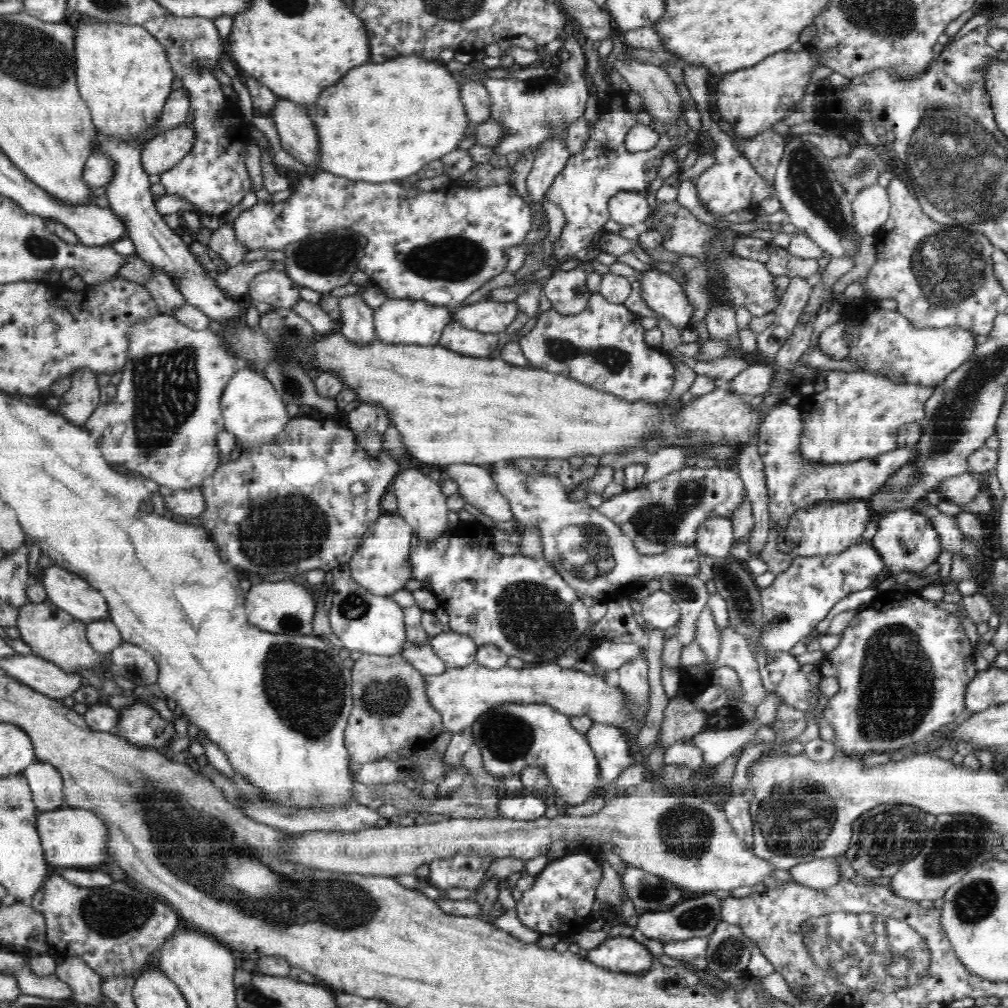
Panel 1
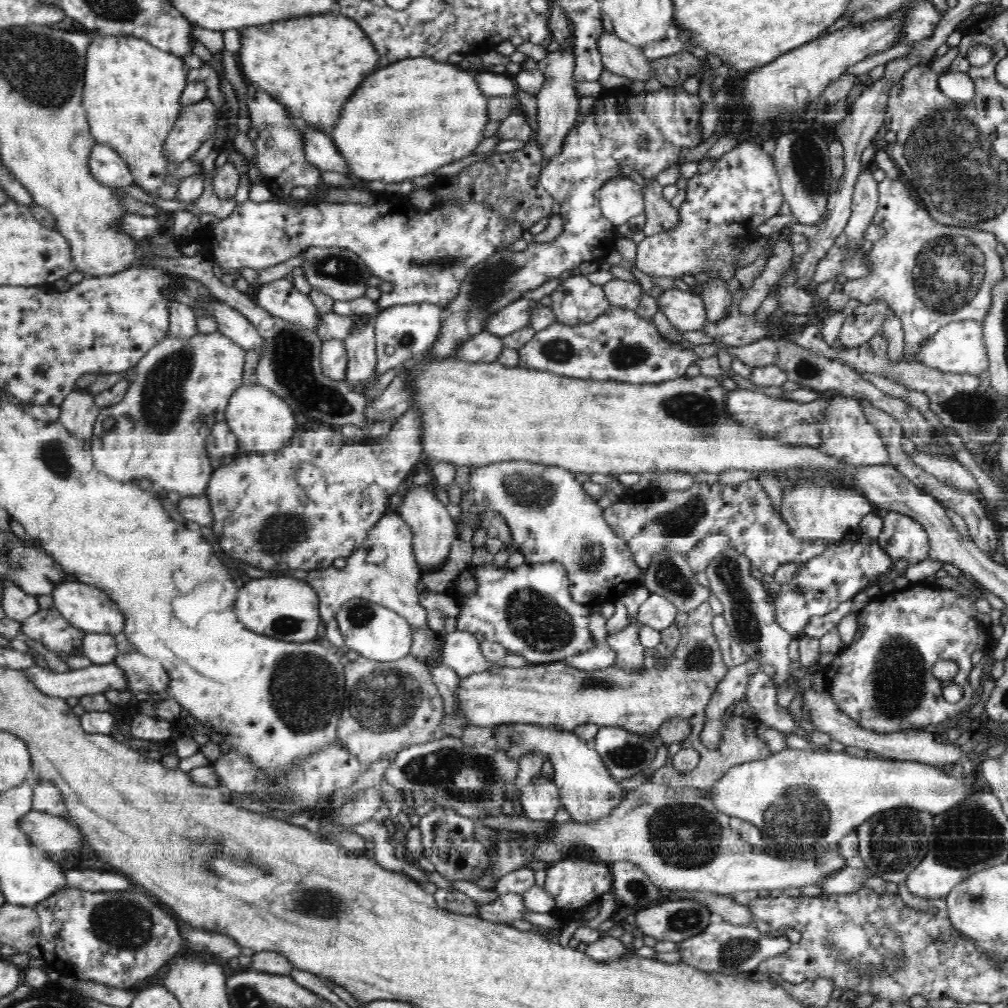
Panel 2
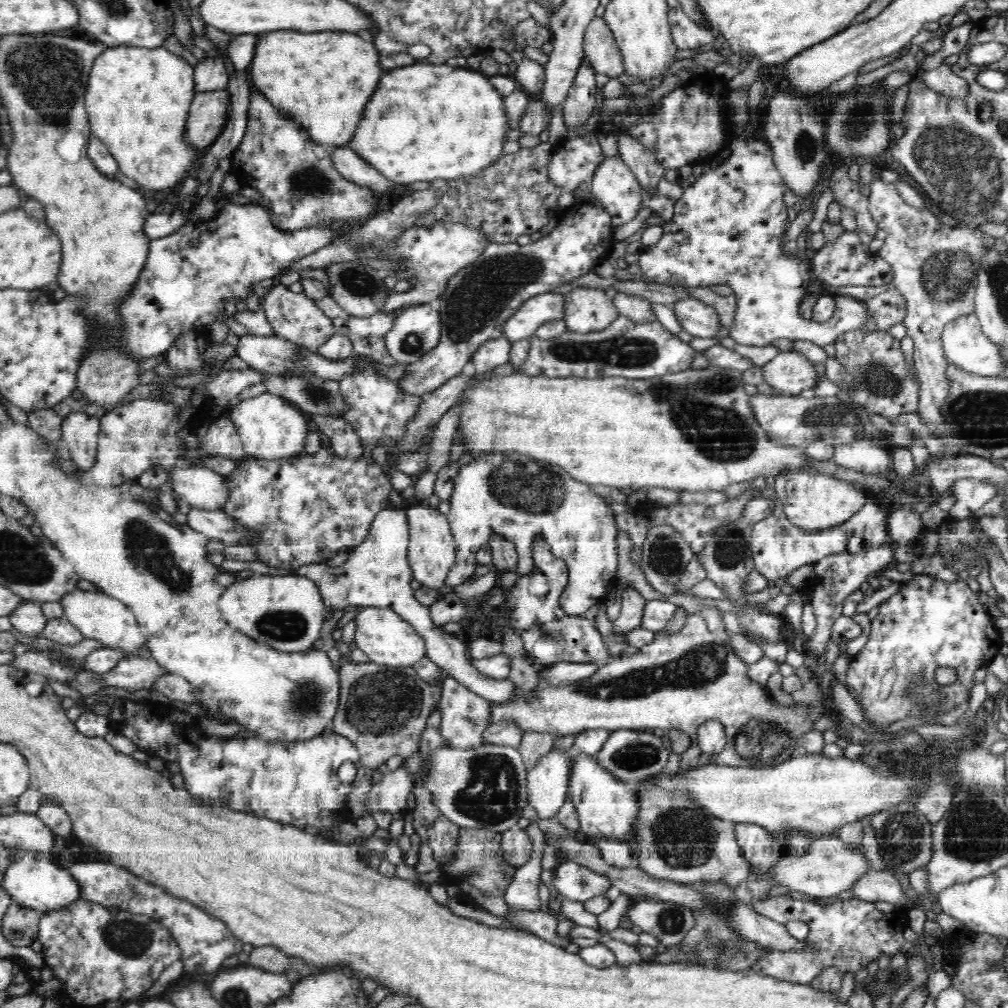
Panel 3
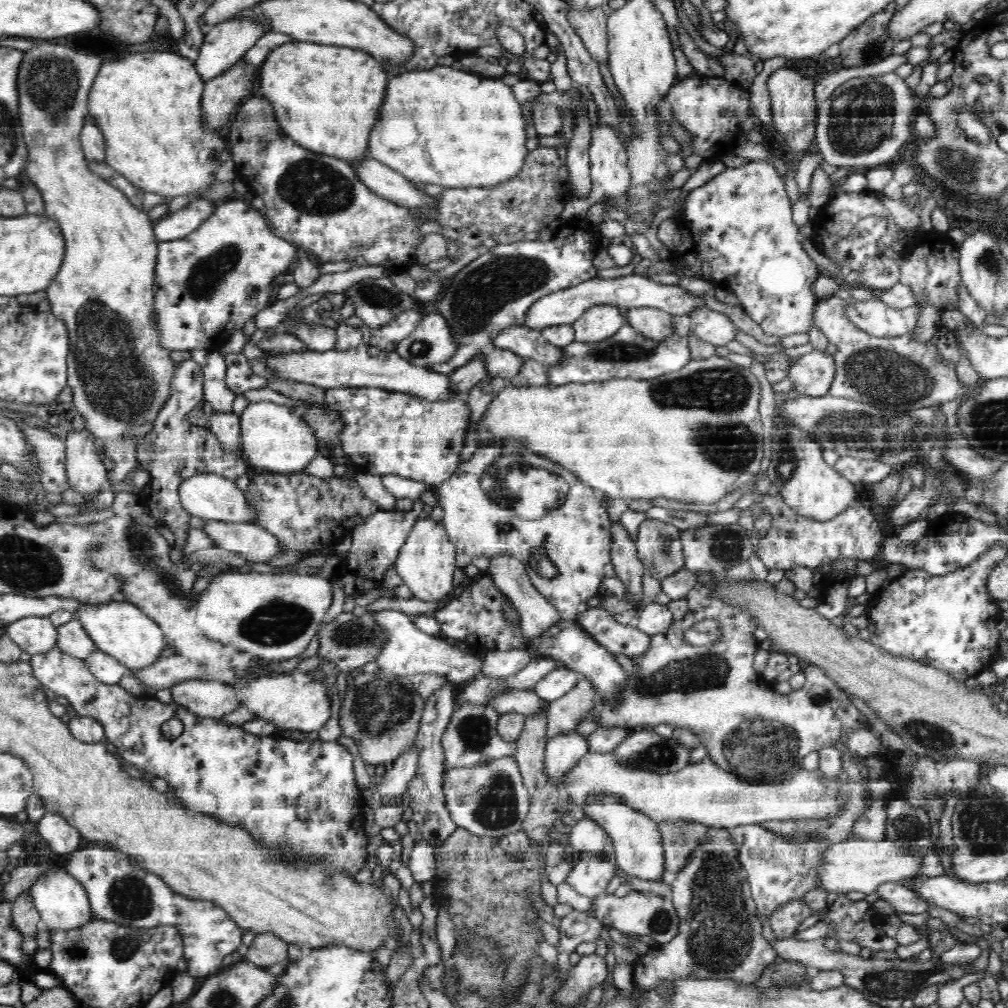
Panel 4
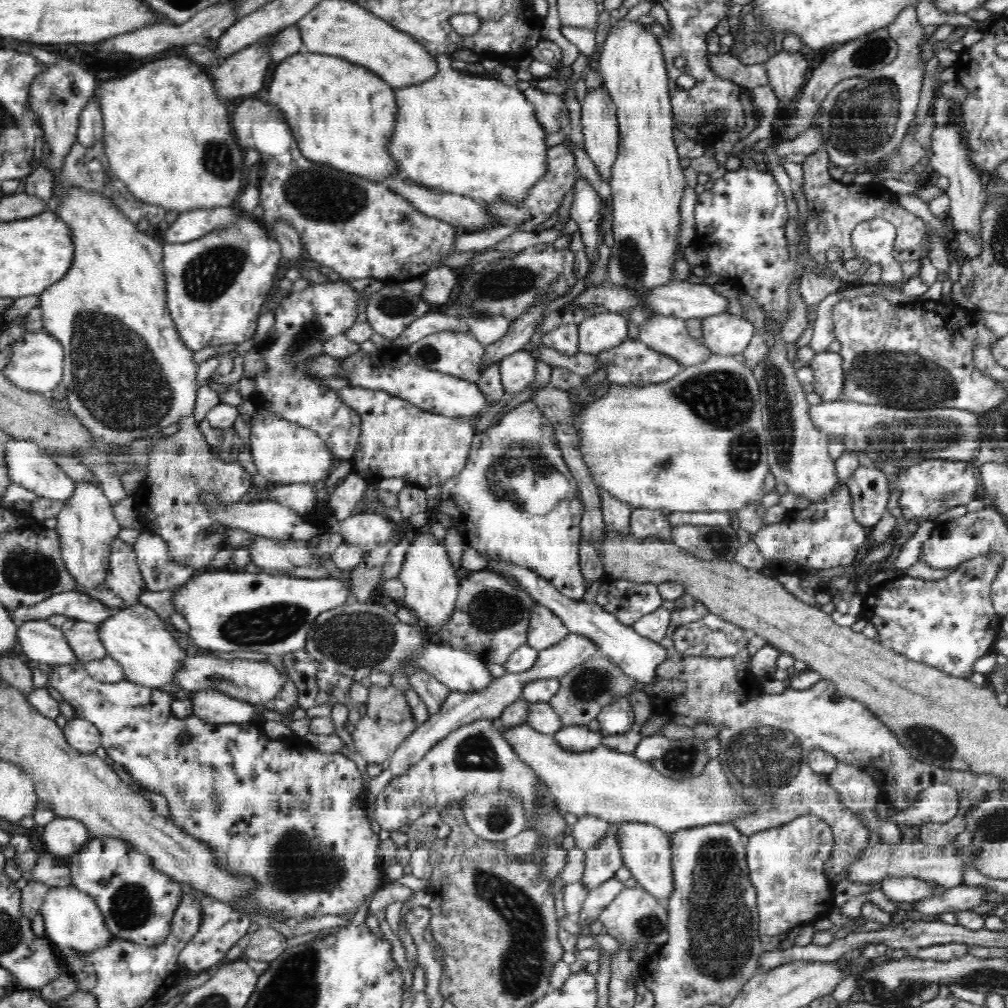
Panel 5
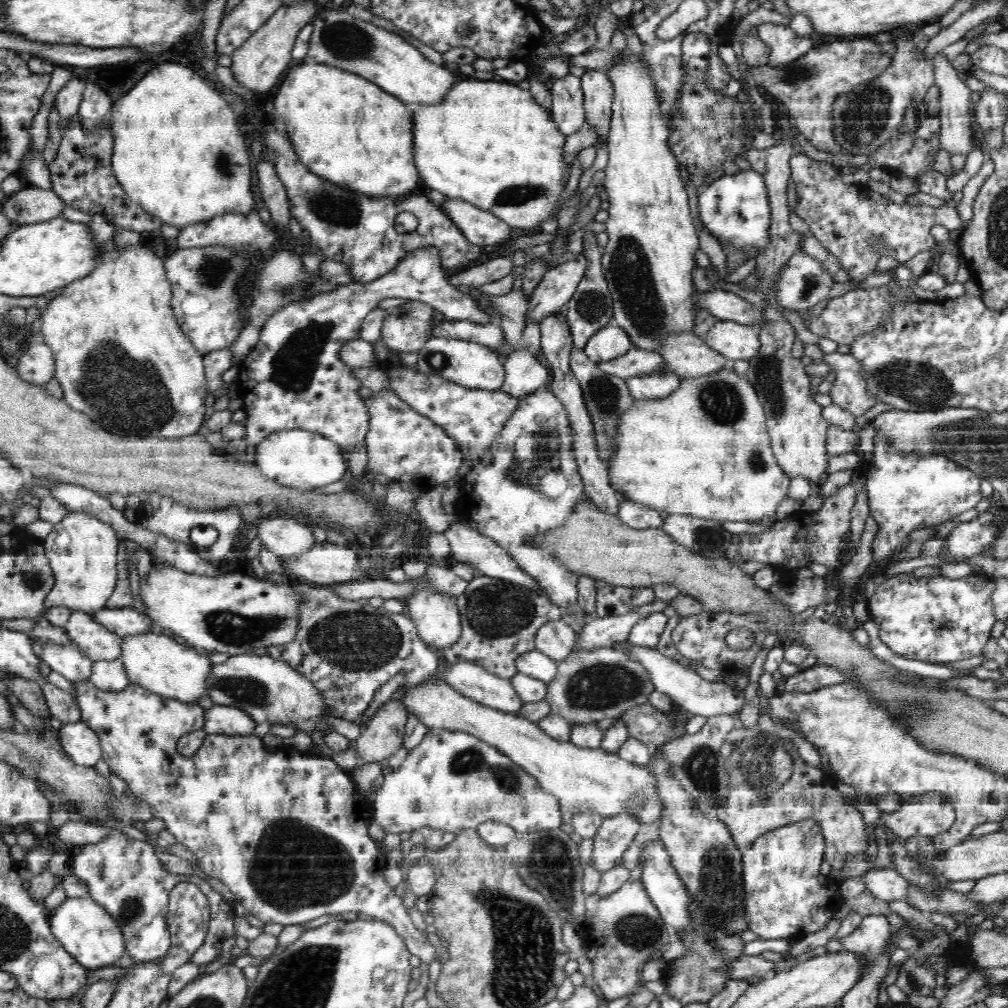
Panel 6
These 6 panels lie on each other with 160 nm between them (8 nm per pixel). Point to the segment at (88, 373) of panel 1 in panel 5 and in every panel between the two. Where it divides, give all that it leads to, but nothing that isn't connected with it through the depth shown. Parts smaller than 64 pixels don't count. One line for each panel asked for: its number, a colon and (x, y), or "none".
2: (78, 413)
3: (81, 432)
4: (85, 473)
5: (86, 521)

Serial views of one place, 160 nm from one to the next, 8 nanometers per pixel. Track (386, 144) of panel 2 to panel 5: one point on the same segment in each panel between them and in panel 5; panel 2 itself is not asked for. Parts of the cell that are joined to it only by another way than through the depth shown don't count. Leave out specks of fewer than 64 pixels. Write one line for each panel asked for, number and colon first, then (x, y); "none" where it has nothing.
3: (427, 121)
4: (445, 126)
5: (469, 135)

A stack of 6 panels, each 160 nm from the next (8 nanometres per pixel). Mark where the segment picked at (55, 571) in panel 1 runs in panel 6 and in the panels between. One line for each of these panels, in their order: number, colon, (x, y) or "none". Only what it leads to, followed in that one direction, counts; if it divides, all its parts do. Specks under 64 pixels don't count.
2: (86, 607)
3: (96, 615)
4: (120, 629)
5: (134, 636)
6: (163, 664)

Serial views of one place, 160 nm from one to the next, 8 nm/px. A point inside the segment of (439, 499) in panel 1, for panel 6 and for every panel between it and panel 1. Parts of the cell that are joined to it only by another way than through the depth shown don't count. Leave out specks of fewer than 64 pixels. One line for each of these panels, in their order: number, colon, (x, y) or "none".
2: (434, 530)
3: (431, 553)
4: (426, 563)
5: (432, 587)
6: (437, 618)

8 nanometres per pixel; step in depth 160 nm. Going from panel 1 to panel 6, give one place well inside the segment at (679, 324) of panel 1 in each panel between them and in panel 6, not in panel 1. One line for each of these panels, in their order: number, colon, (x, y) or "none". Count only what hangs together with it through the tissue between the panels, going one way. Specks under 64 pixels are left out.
2: (686, 312)
3: (700, 320)
4: (715, 328)
5: (724, 334)
6: (734, 341)

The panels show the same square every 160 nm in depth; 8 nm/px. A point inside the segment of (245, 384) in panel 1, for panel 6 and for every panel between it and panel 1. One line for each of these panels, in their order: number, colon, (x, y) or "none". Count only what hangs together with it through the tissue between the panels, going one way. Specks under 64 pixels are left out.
2: (262, 422)
3: (269, 427)
4: (274, 437)
5: (283, 452)
6: (295, 458)

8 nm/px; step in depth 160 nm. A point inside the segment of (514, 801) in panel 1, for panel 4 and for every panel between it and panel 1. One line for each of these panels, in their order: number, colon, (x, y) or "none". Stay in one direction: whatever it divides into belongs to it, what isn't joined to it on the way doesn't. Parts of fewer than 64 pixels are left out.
2: (540, 800)
3: (548, 780)
4: (562, 752)

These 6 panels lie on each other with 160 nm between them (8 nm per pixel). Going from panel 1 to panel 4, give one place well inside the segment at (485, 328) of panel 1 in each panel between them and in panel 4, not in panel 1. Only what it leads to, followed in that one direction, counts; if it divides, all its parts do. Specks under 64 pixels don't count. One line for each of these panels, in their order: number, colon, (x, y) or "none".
2: (514, 317)
3: (548, 307)
4: (630, 291)

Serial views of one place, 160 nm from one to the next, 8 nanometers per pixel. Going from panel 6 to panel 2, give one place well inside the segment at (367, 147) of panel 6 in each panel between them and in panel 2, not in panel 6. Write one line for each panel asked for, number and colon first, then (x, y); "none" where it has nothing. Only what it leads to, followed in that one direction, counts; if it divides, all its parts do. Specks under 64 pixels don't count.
2: (309, 63)
3: (326, 77)
4: (328, 98)
5: (340, 113)

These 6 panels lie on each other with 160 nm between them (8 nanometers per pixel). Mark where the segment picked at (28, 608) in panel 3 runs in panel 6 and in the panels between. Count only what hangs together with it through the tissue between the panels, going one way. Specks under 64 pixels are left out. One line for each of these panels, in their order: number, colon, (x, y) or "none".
4: (33, 634)
5: (38, 640)
6: (70, 662)

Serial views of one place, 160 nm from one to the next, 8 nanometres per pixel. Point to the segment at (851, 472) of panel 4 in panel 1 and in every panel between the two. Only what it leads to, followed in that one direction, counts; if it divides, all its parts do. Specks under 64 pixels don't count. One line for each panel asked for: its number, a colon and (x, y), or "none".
1: (857, 417)
2: (845, 434)
3: (864, 455)

